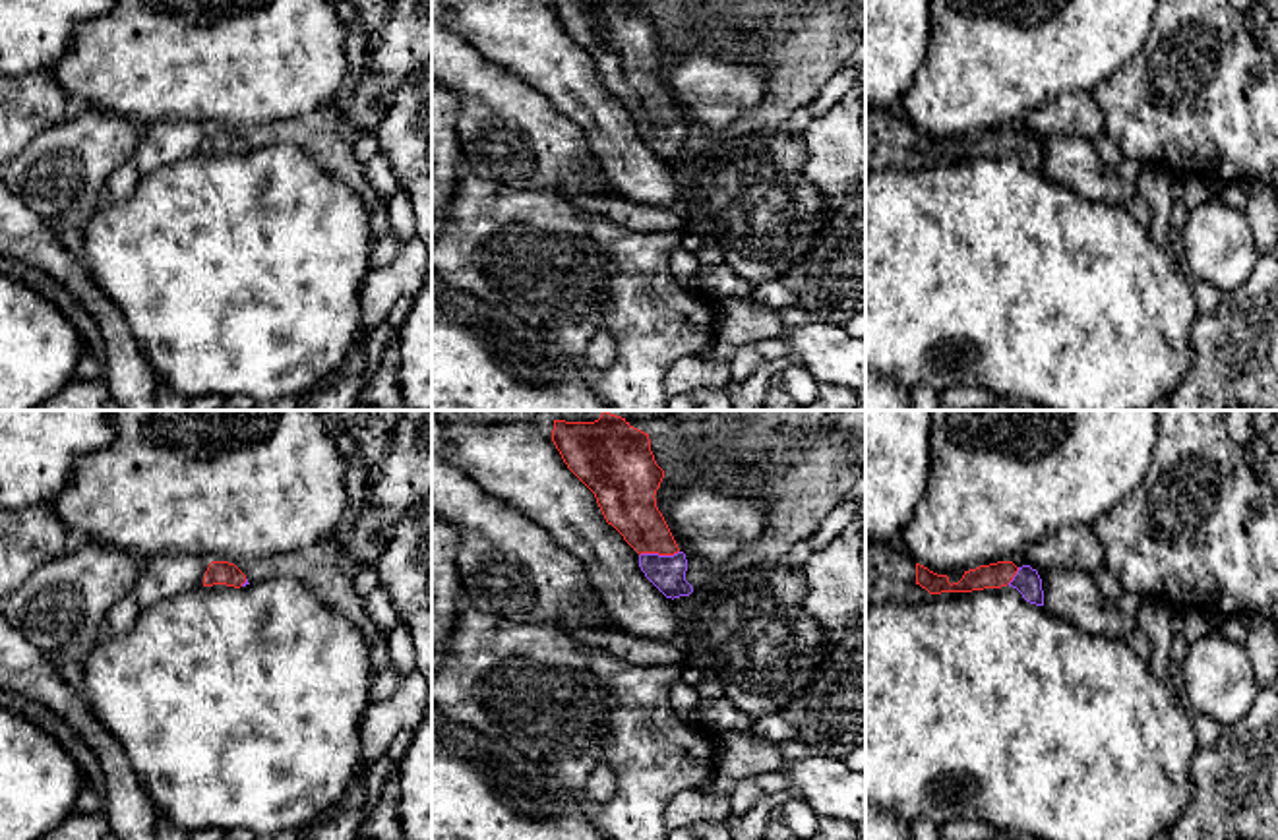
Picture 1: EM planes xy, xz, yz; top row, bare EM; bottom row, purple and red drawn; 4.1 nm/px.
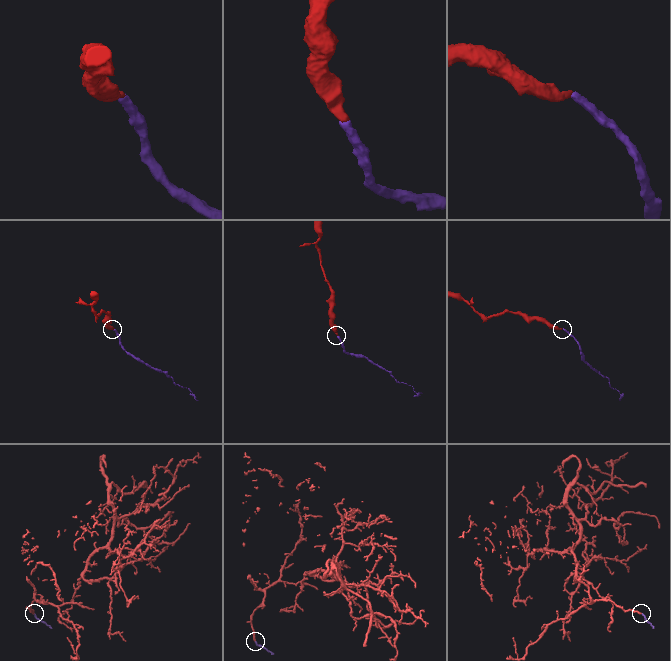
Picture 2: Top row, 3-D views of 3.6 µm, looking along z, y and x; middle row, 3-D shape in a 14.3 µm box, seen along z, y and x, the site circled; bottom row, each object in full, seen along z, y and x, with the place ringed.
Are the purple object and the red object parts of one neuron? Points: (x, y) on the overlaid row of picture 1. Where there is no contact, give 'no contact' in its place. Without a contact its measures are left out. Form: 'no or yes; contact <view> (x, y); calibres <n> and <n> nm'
yes; contact xz (657, 554); calibres 150 and 220 nm

